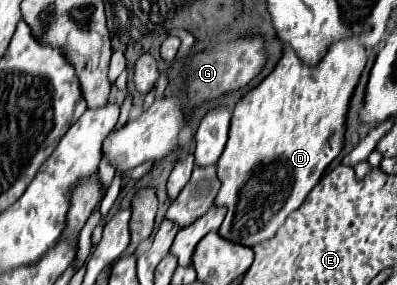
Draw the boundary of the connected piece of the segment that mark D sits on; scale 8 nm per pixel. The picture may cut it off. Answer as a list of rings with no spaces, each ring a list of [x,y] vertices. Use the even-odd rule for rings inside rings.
[[[357,36],[333,44],[333,48],[329,48],[325,58],[315,68],[305,66],[293,50],[285,48],[275,70],[239,100],[231,118],[229,142],[217,162],[221,190],[215,198],[215,206],[227,208],[227,216],[219,228],[219,234],[225,240],[243,246],[255,246],[263,240],[269,240],[287,220],[287,216],[305,202],[307,194],[319,184],[325,168],[339,156],[343,148],[349,102],[359,84],[365,62],[367,52]]]

